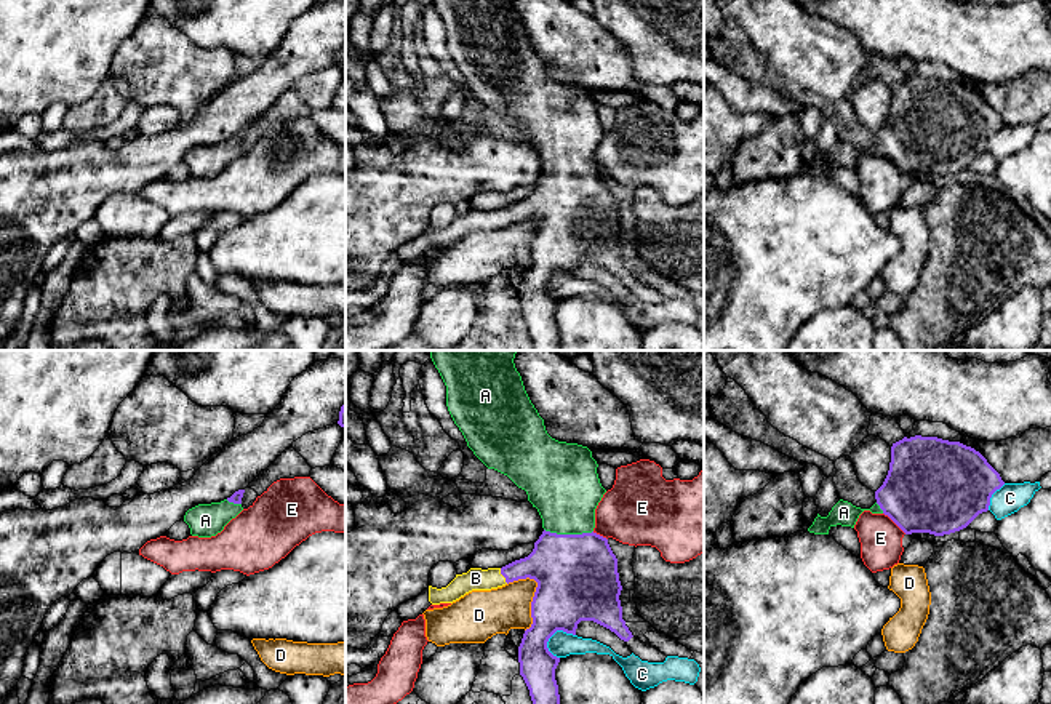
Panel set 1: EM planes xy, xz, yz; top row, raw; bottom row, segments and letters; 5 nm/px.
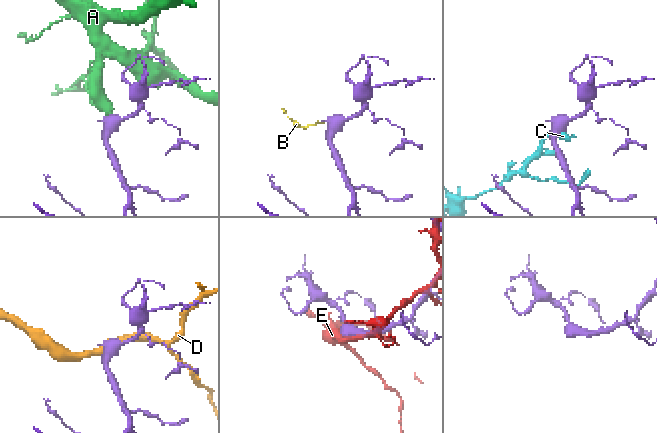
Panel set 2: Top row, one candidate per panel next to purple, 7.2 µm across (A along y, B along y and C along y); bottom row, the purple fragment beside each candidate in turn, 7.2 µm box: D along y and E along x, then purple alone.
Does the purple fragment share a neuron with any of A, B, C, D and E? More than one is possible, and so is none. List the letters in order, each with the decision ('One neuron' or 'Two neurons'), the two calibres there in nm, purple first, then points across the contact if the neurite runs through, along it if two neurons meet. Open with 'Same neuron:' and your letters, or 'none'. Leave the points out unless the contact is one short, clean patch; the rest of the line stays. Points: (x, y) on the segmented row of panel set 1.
Same neuron: A, B
A: One neuron. Thickness 400 nm (purple) against 360 nm. Path across: xz (576, 575), (568, 560), (568, 535), (563, 485)
B: One neuron. Thickness 240 nm (purple) against 110 nm. Path across: xz (551, 564), (525, 567), (503, 575), (475, 578)
C: Two neurons. Thickness 360 nm (purple) against 120 nm
D: Two neurons. Thickness 380 nm (purple) against 240 nm. Boundary: xz (528, 576), (536, 583), (536, 591), (531, 624), (525, 631)
E: Two neurons. Thickness 460 nm (purple) against 220 nm

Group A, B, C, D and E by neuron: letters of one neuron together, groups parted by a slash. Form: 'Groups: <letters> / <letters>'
Groups: A B / C / D / E

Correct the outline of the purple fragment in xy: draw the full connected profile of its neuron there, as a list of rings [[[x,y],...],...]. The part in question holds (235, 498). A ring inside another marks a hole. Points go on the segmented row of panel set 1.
[[[245,490],[235,491],[230,498],[221,502],[198,504],[189,509],[184,522],[190,528],[192,536],[211,538],[224,530],[242,510],[242,498]]]

